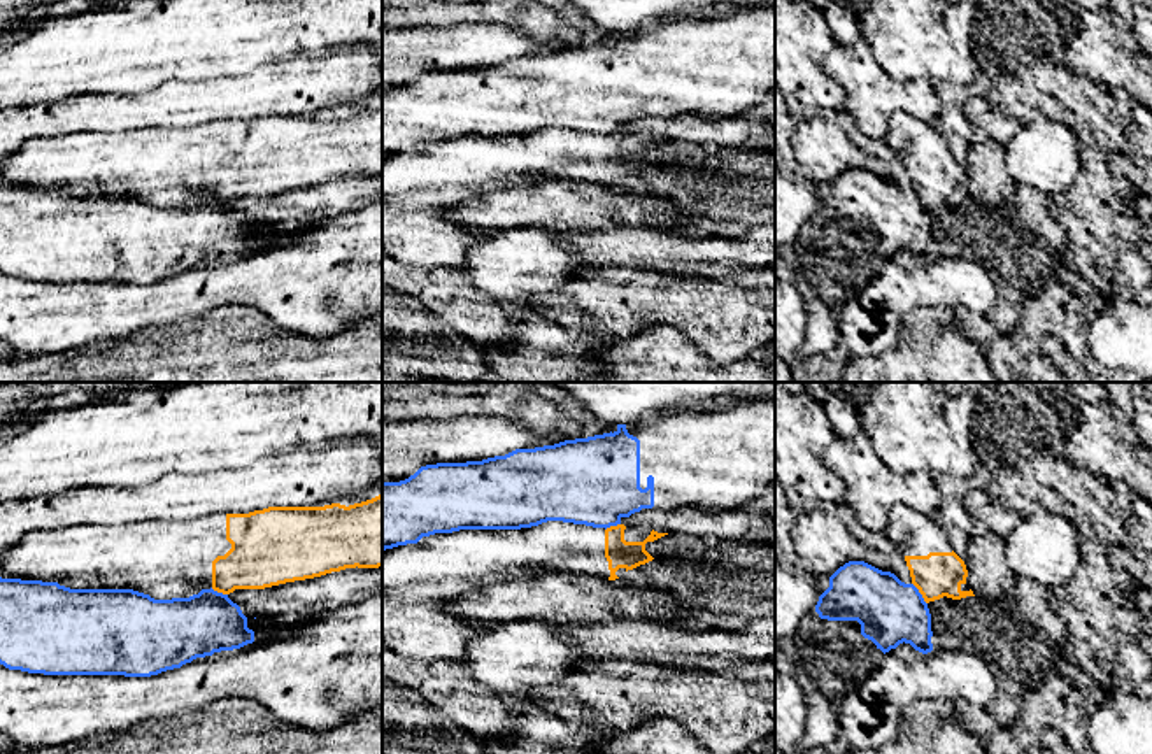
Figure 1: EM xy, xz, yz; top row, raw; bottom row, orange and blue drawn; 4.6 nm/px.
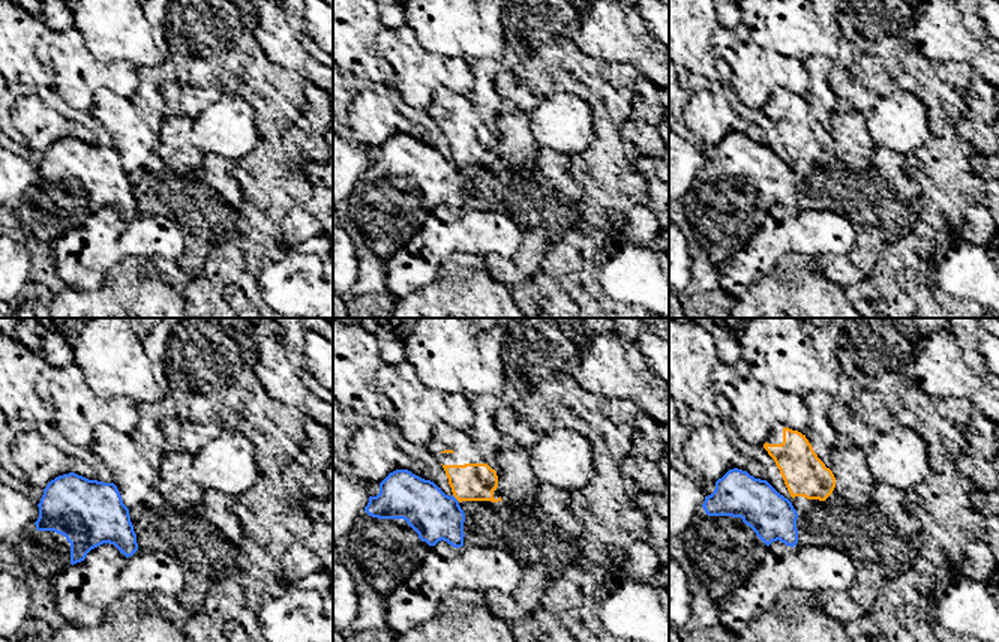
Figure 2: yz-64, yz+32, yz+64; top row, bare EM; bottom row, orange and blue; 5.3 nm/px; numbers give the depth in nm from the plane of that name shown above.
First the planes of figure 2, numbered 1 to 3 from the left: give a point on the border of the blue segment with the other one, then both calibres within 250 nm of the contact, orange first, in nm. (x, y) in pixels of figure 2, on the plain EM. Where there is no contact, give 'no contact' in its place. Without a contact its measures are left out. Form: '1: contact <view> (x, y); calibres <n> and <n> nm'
1: no contact
2: contact yz+32 (456, 162); calibres 200 and 260 nm
3: no contact

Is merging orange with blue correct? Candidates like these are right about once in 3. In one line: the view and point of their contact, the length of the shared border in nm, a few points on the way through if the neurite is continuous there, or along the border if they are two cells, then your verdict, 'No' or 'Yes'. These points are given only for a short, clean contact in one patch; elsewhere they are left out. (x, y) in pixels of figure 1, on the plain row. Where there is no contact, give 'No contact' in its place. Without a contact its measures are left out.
Touches orange at yz (919, 199). Shared border 120 nm. Boundary: yz (912, 190), (926, 211). No

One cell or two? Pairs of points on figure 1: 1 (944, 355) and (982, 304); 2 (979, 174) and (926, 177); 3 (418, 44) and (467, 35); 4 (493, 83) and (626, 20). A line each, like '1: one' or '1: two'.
1: two
2: two
3: one
4: two

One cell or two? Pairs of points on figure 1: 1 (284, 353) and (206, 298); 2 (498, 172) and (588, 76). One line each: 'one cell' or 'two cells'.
1: two cells
2: two cells

